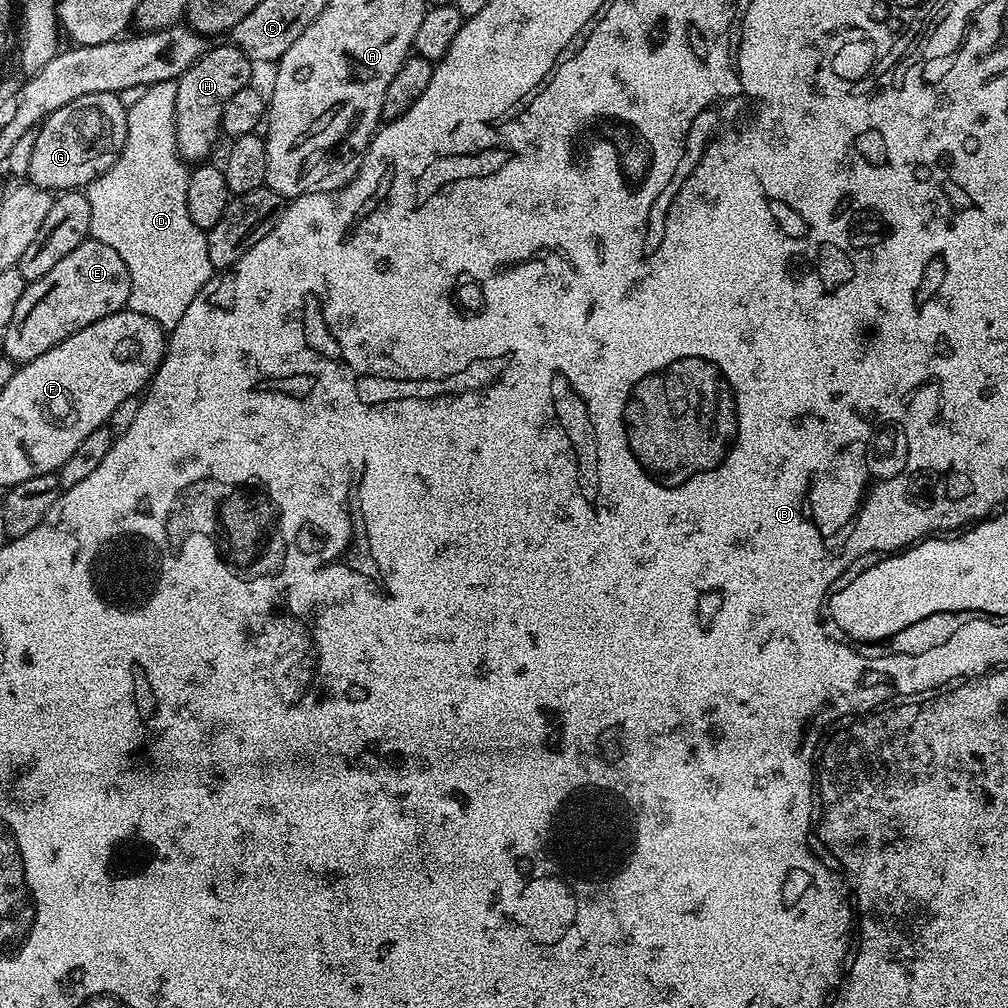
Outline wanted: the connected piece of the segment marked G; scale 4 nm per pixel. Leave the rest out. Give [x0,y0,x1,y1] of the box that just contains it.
[27,93,128,194]

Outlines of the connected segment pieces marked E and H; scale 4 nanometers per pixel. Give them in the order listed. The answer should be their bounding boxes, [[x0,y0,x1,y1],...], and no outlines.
[[2,238,130,365],[174,42,253,162]]

